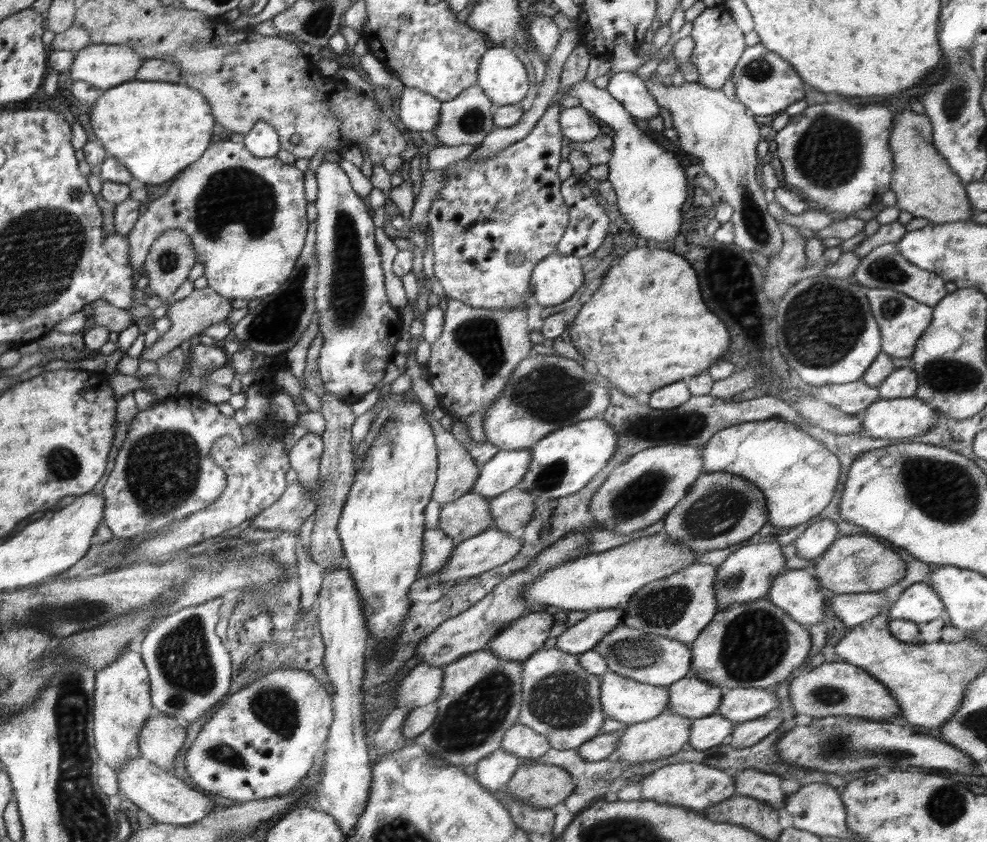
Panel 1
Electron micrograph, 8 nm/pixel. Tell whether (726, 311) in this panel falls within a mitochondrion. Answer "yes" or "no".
yes

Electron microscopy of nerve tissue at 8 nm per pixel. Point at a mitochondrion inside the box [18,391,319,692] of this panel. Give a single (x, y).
(162, 470)

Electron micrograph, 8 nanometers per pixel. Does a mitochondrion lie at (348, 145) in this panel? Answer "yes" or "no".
no

